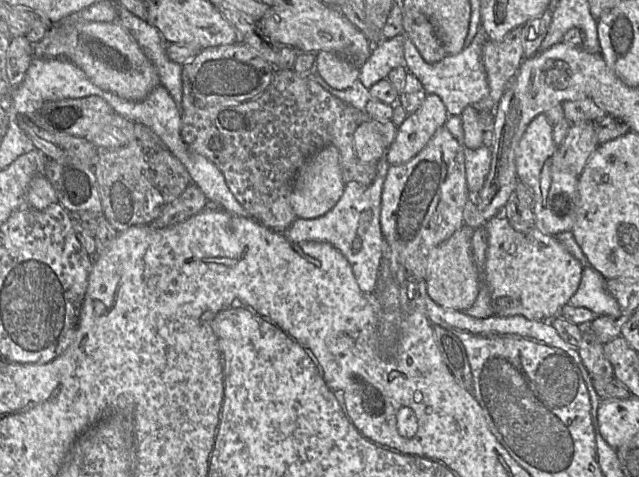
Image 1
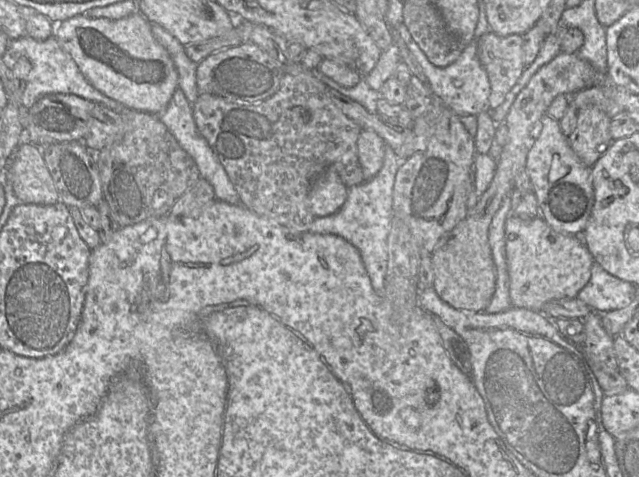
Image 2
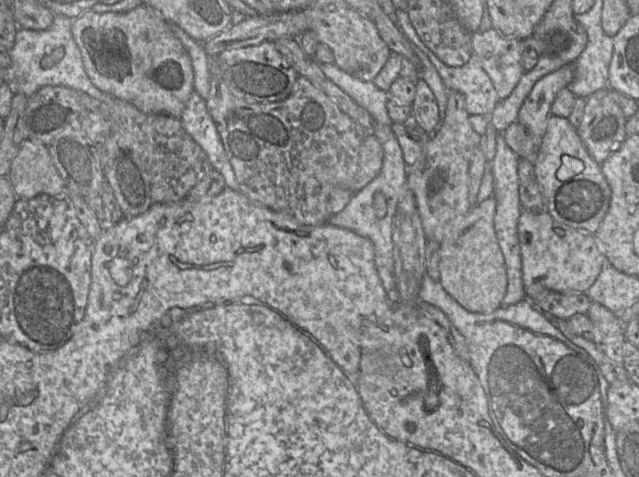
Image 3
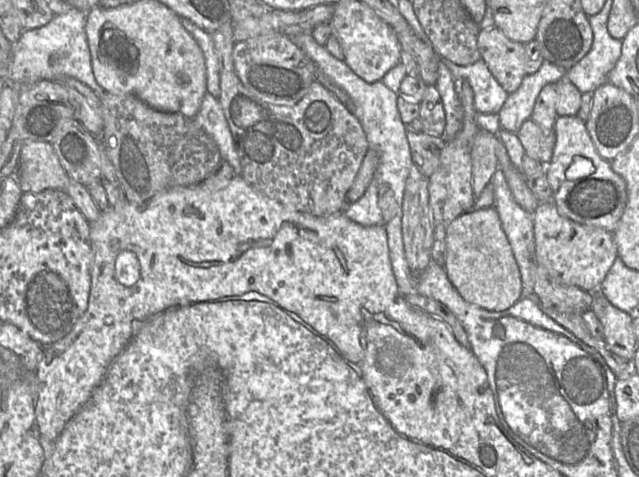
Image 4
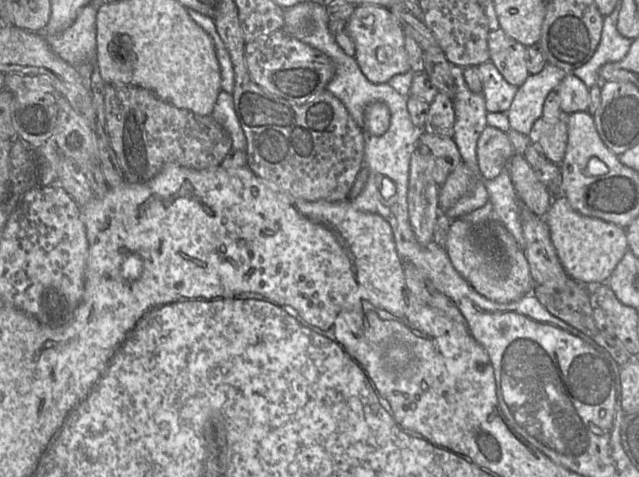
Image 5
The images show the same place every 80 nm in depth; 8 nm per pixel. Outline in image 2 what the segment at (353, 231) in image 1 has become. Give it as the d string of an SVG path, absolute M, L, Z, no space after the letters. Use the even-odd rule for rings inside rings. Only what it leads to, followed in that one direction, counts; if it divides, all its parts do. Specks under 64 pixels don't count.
M385 145L383 165L376 176L349 188L347 199L337 212L325 217L317 217L309 227L311 233L340 236L355 246L360 252L371 284L377 292L384 291L386 281L387 237L393 217L393 187L401 164L402 160L397 157L396 152L390 146Z

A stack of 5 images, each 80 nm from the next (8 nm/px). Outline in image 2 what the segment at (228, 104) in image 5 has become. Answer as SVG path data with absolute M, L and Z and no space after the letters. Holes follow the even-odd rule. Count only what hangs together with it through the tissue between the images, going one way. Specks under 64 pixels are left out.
M180 89L175 91L166 109L157 116L175 137L179 145L192 157L199 170L200 179L205 179L212 185L215 199L232 205L239 204L239 195L236 189L208 142L199 133L193 118L192 104L187 101Z

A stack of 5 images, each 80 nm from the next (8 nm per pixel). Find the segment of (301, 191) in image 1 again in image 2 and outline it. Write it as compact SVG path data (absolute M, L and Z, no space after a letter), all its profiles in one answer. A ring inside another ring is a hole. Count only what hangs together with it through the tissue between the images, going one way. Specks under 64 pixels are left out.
M333 168L325 169L311 184L307 200L310 211L316 218L334 214L345 203L348 189Z

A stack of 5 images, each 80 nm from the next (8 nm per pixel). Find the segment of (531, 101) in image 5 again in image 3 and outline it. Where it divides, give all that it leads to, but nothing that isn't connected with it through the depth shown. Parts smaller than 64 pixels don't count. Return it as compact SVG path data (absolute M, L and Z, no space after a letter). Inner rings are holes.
M556 59L552 64L544 64L541 68L537 65L534 70L525 71L512 93L499 101L490 114L491 123L497 131L503 132L509 125L517 121L519 109L538 80L565 64L561 59Z

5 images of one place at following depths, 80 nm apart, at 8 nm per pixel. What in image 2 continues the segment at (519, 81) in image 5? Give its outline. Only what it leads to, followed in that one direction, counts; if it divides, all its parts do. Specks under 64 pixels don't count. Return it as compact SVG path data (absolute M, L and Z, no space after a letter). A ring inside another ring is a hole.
M489 30L476 40L476 45L479 61L488 76L491 88L488 101L489 112L504 102L506 95L517 83L524 71L523 40L522 35L519 34L499 36Z

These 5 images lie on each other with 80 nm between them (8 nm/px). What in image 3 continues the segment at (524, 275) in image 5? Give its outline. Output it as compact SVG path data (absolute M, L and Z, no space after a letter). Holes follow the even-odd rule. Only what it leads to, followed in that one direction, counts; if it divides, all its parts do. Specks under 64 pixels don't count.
M494 195L475 204L450 226L440 243L439 282L463 308L473 313L492 313L501 308L507 291L507 271L495 230Z

